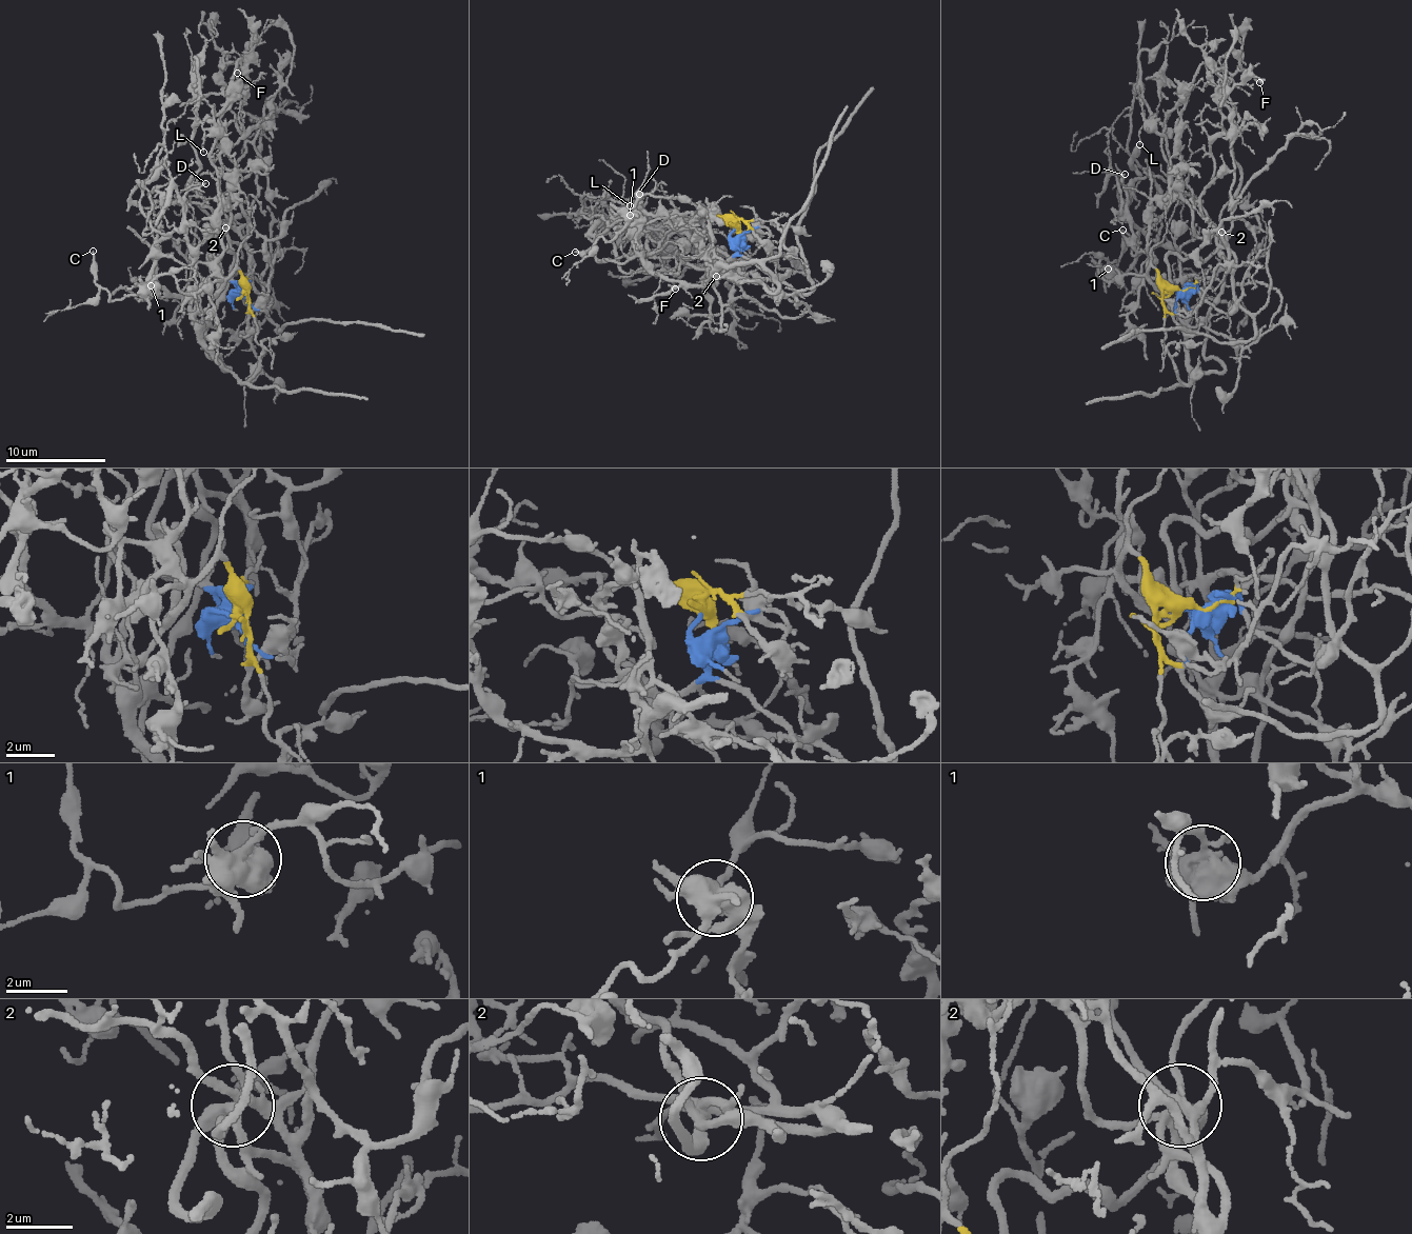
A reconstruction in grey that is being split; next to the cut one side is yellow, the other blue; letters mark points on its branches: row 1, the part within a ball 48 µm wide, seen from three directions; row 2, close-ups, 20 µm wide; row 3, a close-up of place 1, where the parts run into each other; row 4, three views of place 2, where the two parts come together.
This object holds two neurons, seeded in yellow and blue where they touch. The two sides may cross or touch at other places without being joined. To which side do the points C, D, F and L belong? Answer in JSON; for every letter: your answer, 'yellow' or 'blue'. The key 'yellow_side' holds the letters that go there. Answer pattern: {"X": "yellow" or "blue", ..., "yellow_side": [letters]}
{"C": "yellow", "D": "yellow", "F": "blue", "L": "blue", "yellow_side": ["C", "D"]}

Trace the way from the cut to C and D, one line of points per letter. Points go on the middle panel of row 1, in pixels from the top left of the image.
C: (736, 230), (714, 213), (701, 214), (691, 202), (645, 194), (608, 241), (602, 236), (589, 247), (575, 252)
D: (736, 230), (714, 213), (675, 229), (627, 205), (639, 193)

